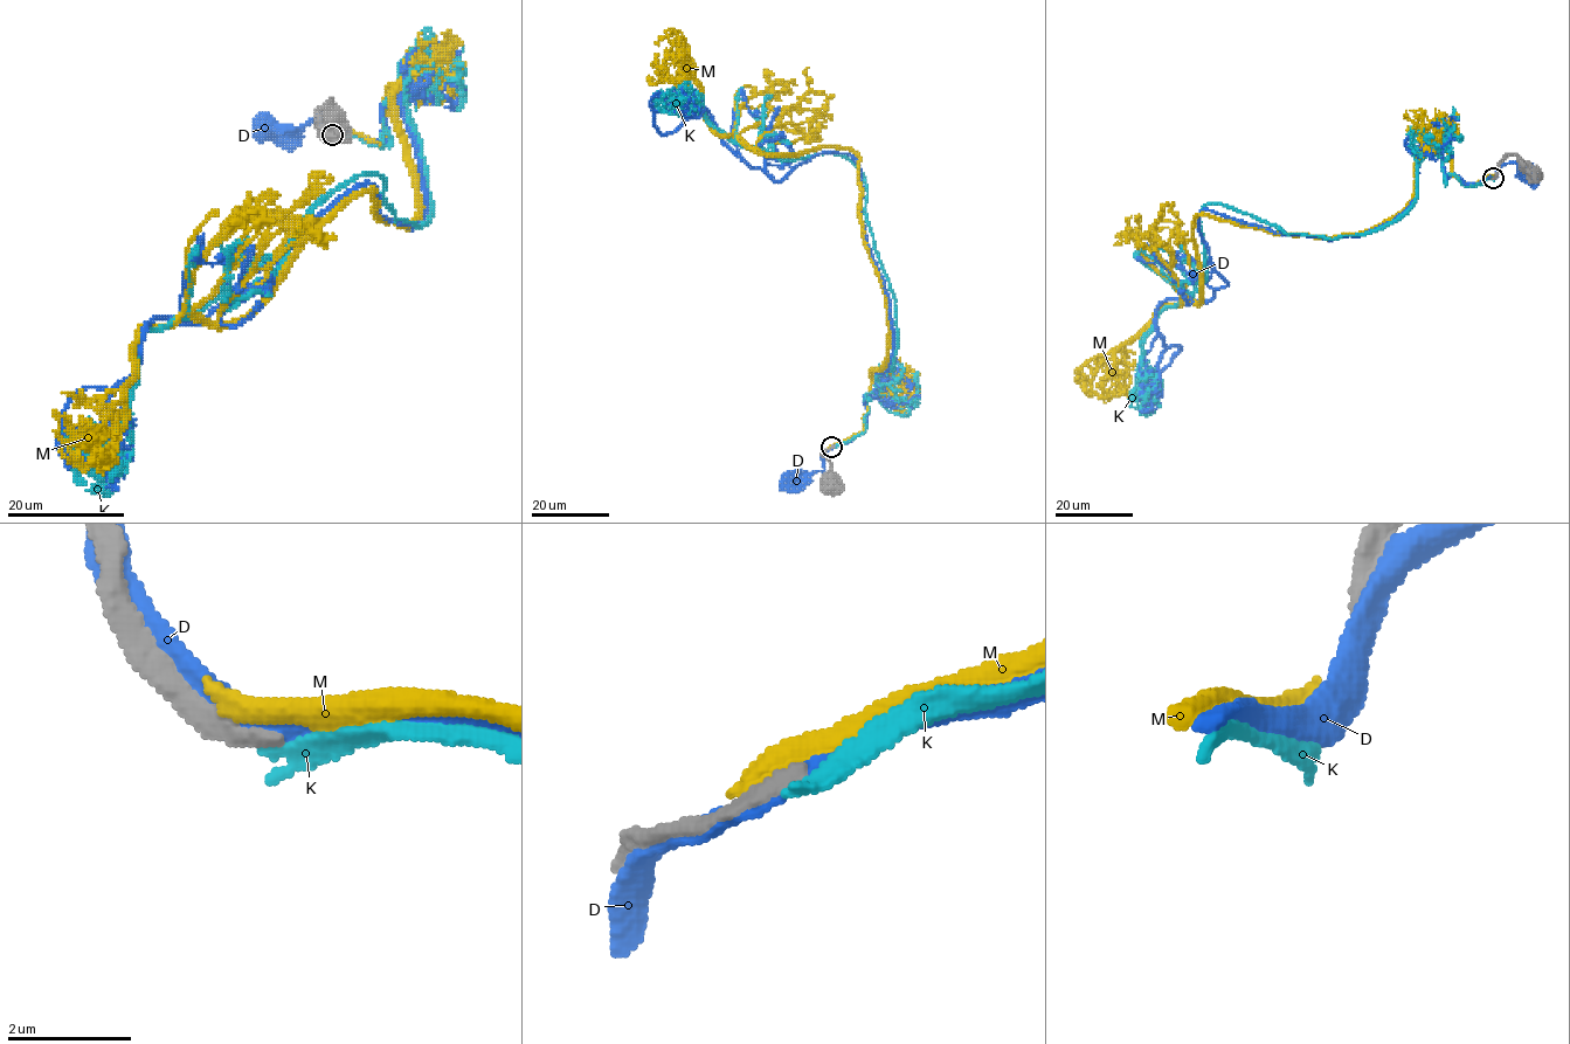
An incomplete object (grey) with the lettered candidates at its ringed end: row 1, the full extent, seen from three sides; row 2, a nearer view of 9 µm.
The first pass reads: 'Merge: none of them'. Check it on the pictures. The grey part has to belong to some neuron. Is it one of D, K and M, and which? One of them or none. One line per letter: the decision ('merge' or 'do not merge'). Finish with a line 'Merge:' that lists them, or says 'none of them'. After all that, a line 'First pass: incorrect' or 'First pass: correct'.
D: do not merge
K: do not merge
M: do not merge
Merge: none of them
First pass: correct

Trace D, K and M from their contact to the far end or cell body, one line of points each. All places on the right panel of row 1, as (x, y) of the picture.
D: (1496, 173), (1502, 165), (1514, 163), (1520, 172), (1532, 171), (1528, 173)
K: (1494, 178), (1445, 182), (1432, 150), (1408, 209), (1334, 239), (1205, 204), (1152, 373)
M: (1493, 177), (1429, 144), (1356, 234), (1196, 218), (1198, 301), (1115, 353), (1128, 395), (1099, 363)

